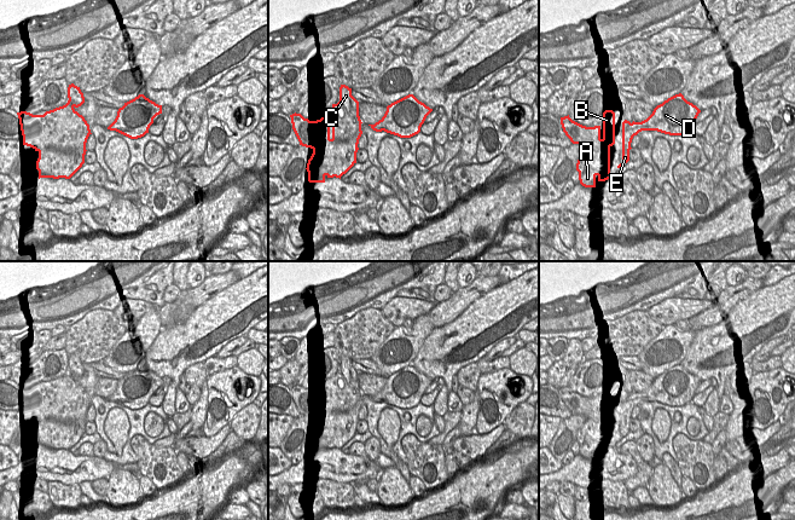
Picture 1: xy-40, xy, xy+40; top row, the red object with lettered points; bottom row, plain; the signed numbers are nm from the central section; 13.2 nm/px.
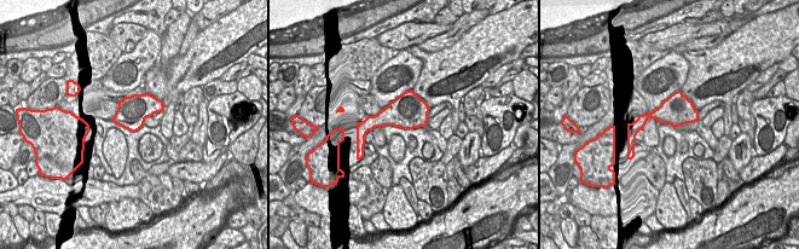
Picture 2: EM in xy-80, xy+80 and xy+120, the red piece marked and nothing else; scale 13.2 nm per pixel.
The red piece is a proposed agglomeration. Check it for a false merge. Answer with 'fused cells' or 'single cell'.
fused cells

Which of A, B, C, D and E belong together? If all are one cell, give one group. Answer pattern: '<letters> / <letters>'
A B D E / C

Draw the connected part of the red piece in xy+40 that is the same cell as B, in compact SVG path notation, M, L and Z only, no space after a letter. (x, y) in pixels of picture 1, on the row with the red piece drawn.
M603 112L603 126L586 127L573 121L569 115L561 117L565 135L573 144L581 144L586 151L578 160L580 184L596 187L596 181L615 179L610 172L610 148L615 144L615 112Z

